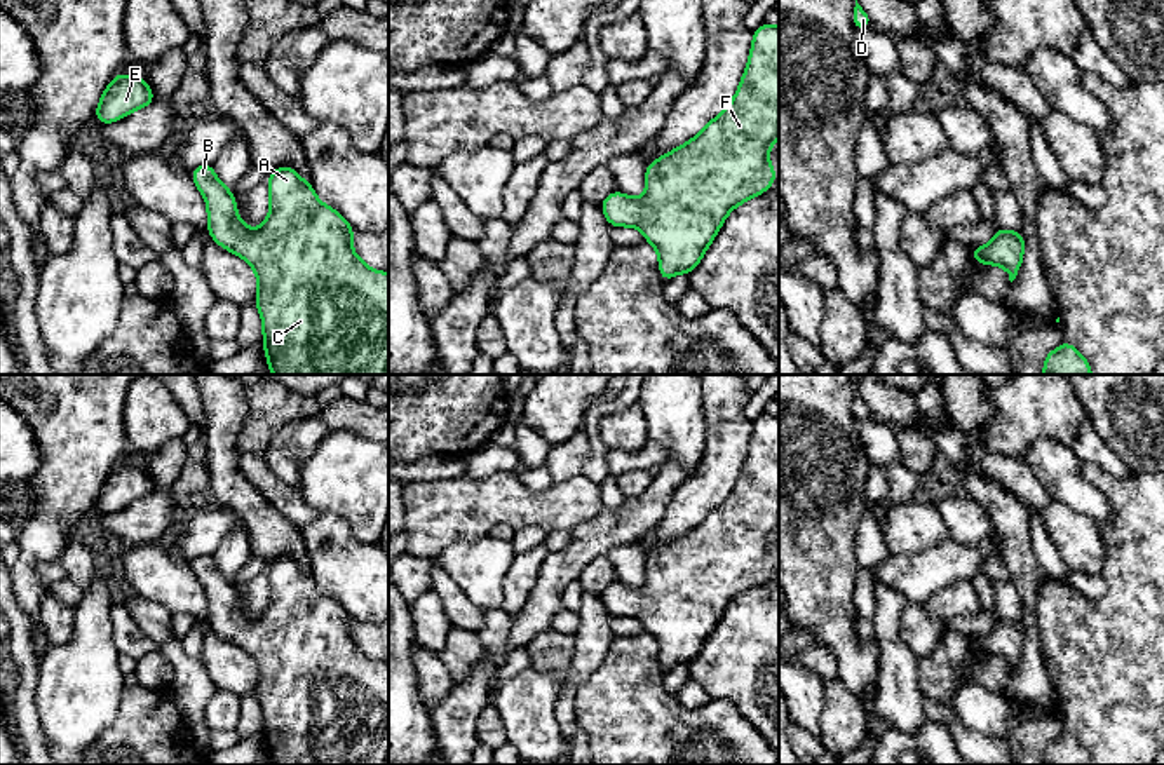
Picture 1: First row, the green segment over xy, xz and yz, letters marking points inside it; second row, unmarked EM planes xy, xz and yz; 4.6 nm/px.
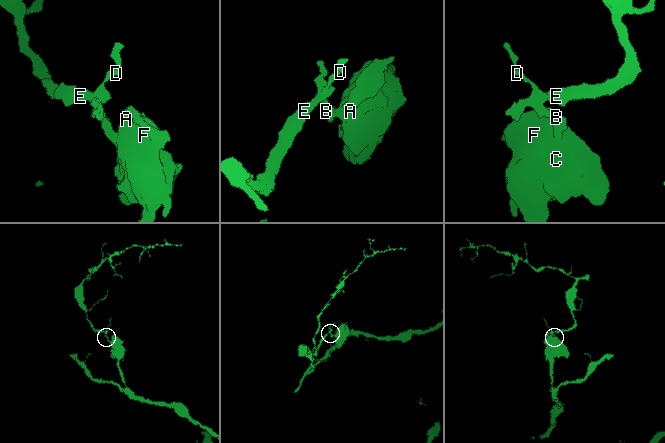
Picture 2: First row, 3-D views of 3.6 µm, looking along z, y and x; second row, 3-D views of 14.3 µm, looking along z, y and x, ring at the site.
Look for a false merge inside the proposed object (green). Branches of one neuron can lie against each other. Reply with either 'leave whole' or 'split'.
leave whole

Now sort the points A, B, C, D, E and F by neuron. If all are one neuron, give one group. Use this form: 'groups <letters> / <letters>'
groups A B C D E F

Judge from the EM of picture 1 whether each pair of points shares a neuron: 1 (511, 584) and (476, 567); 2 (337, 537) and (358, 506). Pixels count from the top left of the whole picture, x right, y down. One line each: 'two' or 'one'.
1: two
2: two

